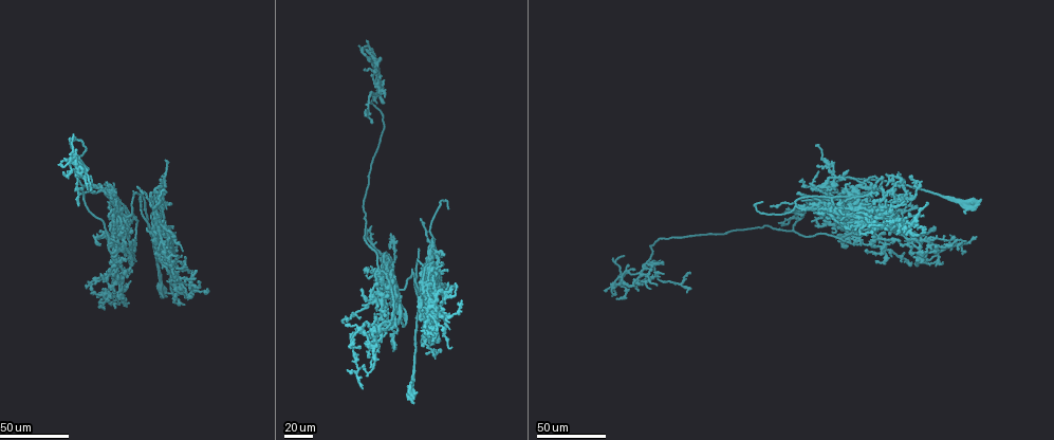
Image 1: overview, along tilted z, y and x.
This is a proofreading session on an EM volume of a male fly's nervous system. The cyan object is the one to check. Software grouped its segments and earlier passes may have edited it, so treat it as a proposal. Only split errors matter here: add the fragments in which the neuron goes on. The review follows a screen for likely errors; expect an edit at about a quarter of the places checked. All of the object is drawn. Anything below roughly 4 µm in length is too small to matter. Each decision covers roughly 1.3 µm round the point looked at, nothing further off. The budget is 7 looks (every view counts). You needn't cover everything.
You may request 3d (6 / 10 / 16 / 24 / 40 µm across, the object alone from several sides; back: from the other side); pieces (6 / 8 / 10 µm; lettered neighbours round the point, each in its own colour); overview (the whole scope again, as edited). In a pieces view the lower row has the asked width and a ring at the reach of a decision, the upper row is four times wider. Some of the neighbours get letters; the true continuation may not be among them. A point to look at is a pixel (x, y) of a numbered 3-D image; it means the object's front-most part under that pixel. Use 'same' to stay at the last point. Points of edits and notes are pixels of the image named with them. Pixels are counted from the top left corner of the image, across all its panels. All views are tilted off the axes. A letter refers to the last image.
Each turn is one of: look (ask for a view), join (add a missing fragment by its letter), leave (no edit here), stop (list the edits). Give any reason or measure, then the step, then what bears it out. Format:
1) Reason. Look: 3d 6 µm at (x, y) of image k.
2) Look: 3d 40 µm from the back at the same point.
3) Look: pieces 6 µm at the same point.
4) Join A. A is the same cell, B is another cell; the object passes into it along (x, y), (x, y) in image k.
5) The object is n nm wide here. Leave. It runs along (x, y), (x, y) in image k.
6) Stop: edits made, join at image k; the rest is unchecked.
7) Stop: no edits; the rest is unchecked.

End of a long branch. Look: 3d 40 µm at (418, 260) of image 1.

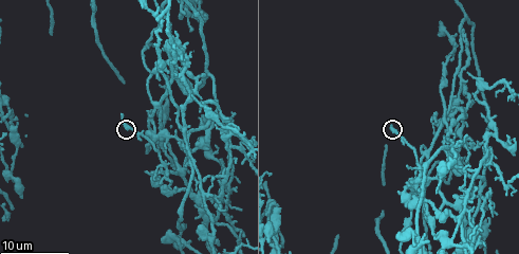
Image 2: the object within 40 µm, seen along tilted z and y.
Look: pieces 6 µm at (123, 113) of image 2.

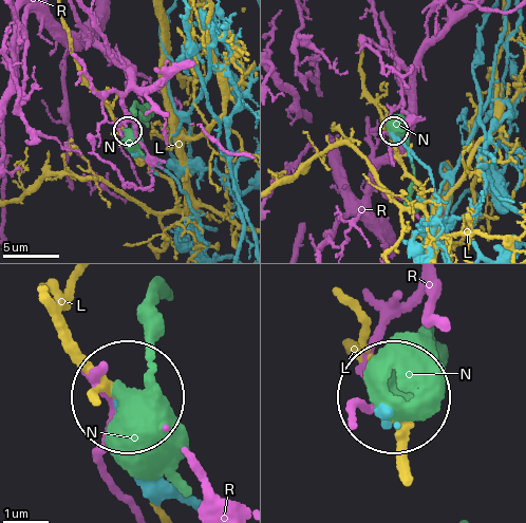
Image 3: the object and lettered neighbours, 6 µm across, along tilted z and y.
Leave. L, N and R are other cells; no lettered fragment goes on from it.

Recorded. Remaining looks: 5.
Long arm stops here. Look: 3d 24 µm at (461, 301) of image 1.

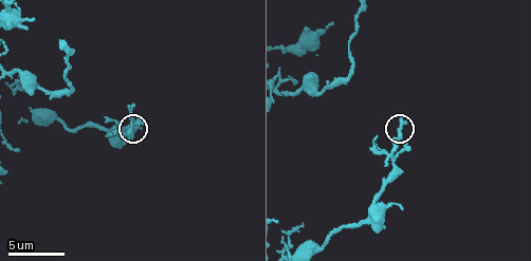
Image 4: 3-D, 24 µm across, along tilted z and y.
Look: pieces 6 µm at (403, 118) of image 4.

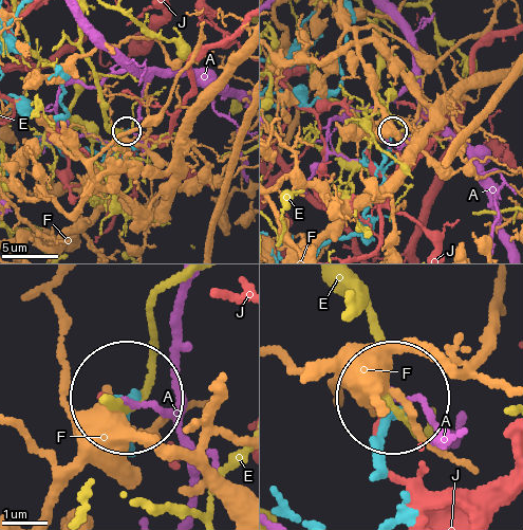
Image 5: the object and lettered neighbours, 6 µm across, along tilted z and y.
Leave. A, E, F and J are other cells; no lettered fragment goes on from it.

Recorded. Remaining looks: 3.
Long arm stops here. Look: 3d 40 µm at (125, 276) of image 1.

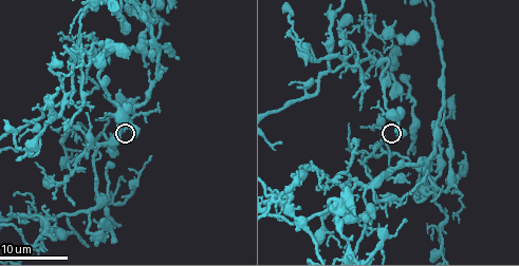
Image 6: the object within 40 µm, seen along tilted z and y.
Zoom in. Look: 3d 6 µm at (397, 139) of image 6.

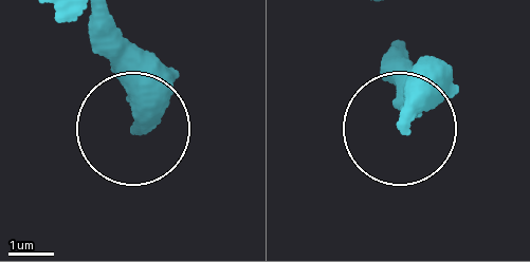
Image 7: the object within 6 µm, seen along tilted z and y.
Look: pieces 8 µm at (405, 121) of image 7.

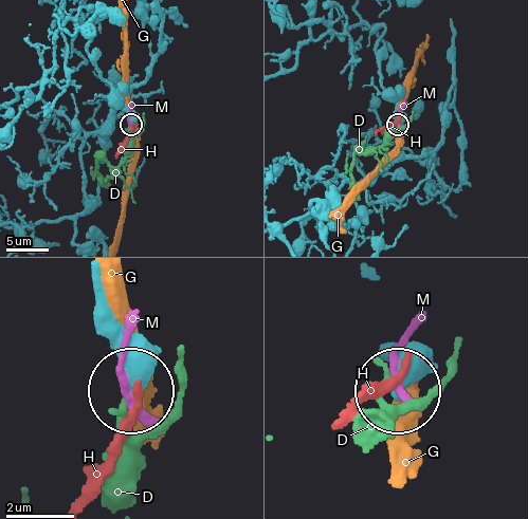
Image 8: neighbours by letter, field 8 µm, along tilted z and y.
Leave. D, G, H and M are other cells; none of them fits.

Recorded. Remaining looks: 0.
Stop: no edits; the rest is unchecked.

